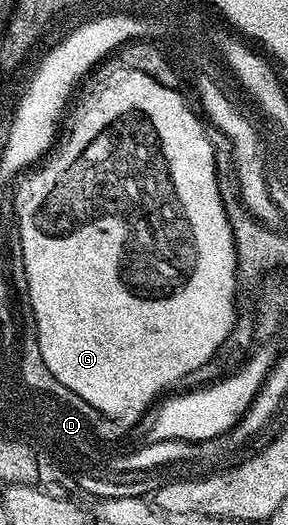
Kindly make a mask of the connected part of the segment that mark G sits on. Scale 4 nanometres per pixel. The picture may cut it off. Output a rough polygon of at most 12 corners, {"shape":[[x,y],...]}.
{"shape":[[99,78],[18,187],[40,364],[127,421],[239,262],[176,88]]}

